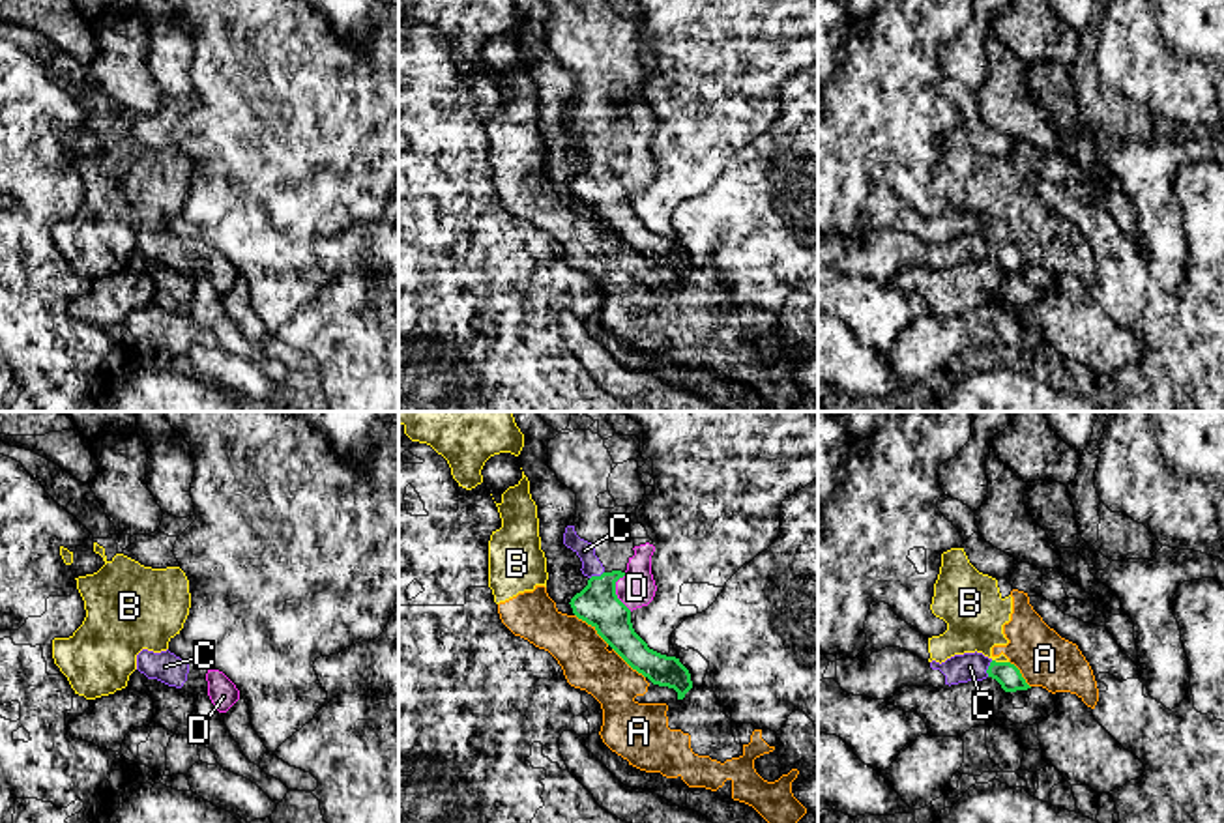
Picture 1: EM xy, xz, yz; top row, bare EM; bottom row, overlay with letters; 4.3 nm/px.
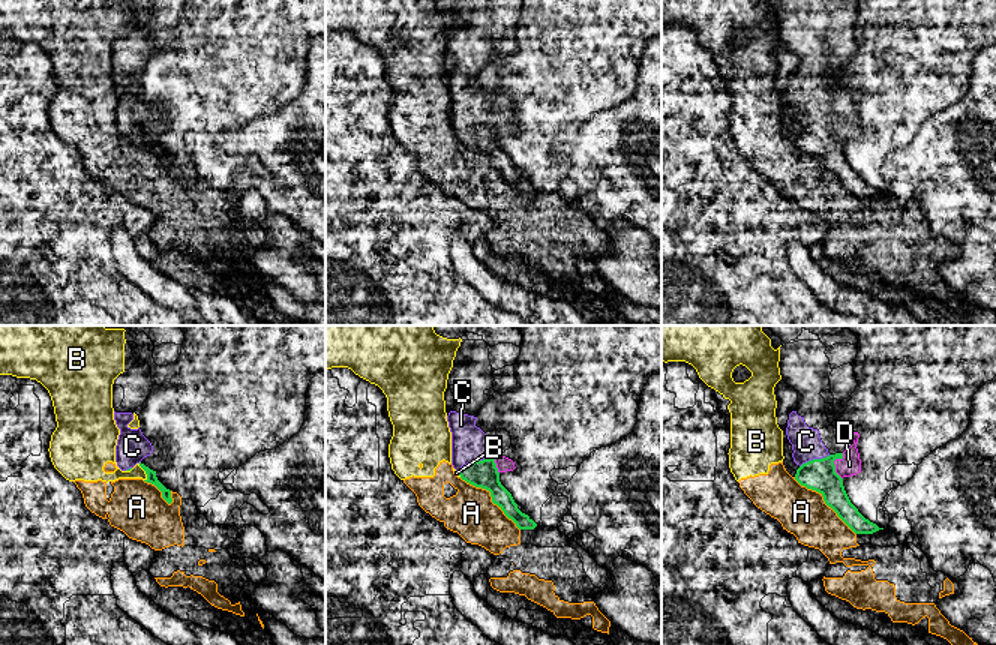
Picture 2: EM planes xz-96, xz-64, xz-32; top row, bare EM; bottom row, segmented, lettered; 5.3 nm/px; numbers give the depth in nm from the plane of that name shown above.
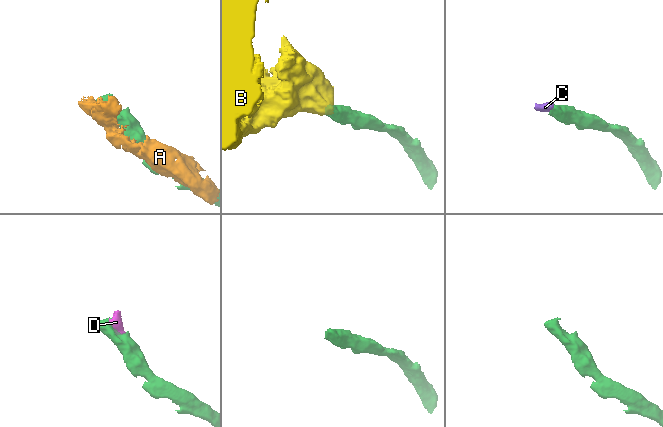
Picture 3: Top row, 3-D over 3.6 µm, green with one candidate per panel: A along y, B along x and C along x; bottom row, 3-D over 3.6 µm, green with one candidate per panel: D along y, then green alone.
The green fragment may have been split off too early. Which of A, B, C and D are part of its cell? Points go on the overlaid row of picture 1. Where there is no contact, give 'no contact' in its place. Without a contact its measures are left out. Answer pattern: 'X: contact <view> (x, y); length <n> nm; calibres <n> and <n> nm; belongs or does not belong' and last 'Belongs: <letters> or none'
A: contact xz (592, 625); length 200 nm; calibres 180 and 220 nm; does not belong
B: contact yz (1000, 663); length 70 nm; calibres 100 and 260 nm; does not belong
C: contact yz (989, 668); length 80 nm; calibres 100 and 130 nm; belongs
D: contact xz (614, 591); length 170 nm; calibres 180 and 160 nm; belongs
Belongs: C, D

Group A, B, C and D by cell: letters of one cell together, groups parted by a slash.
A B / C D

